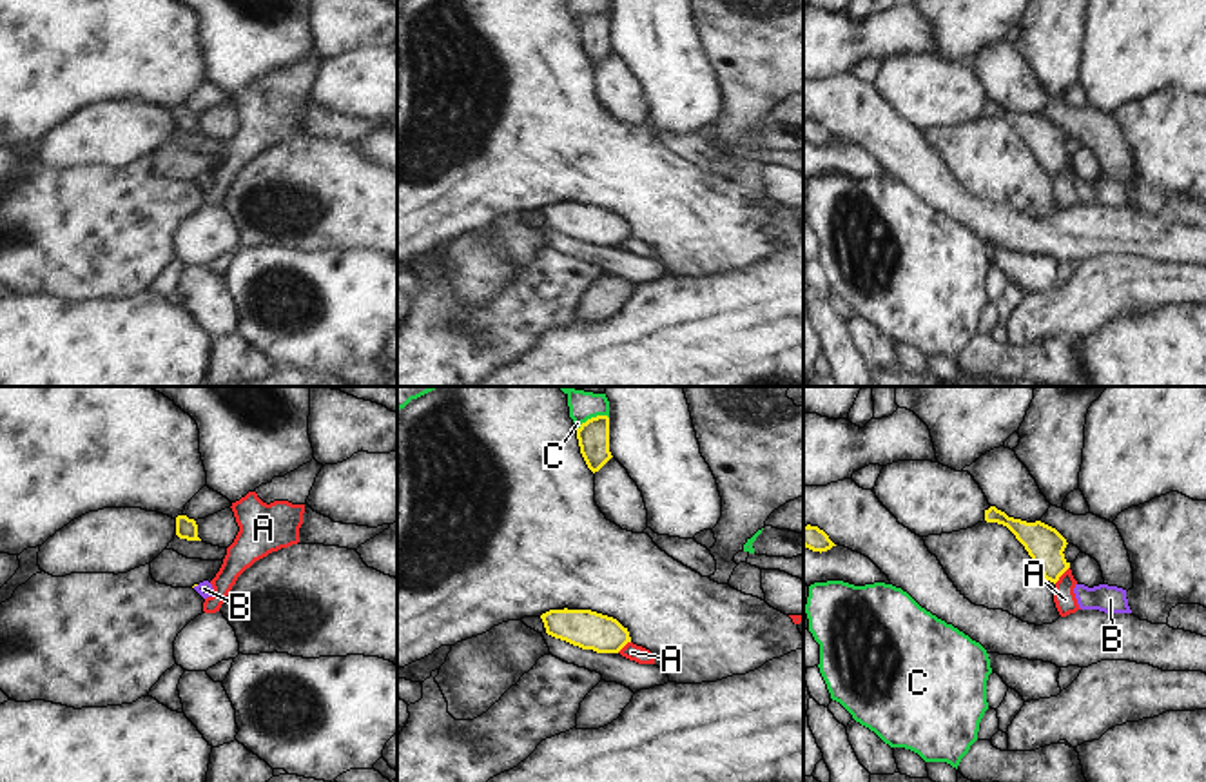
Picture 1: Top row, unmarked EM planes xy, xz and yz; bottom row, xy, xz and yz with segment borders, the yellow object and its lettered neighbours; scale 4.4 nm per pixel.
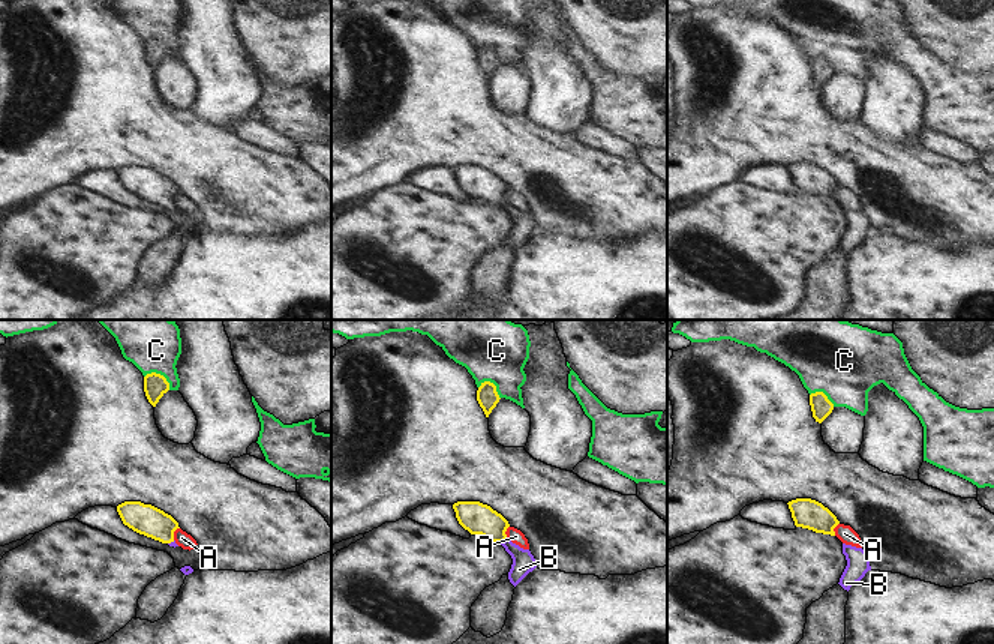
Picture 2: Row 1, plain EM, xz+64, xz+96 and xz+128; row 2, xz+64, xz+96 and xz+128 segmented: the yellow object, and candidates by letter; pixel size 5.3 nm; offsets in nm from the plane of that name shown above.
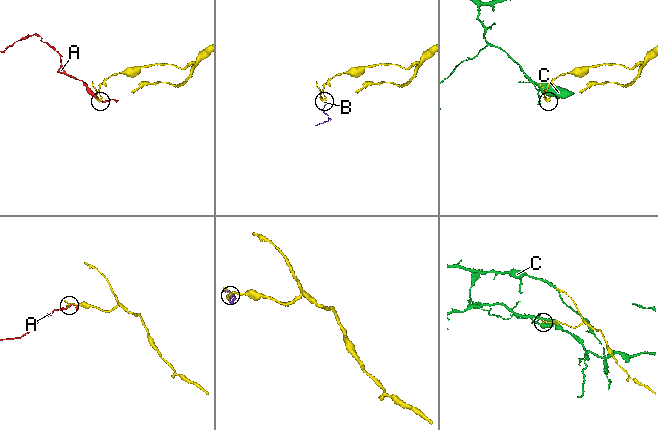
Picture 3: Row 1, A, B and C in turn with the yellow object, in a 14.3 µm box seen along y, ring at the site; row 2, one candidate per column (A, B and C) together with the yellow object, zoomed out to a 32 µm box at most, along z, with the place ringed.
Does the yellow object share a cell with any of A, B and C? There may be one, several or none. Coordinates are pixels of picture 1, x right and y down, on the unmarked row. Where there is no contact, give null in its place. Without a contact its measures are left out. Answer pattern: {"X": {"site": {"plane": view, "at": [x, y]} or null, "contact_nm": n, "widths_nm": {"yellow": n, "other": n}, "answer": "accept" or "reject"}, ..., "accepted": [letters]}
{"A": {"site": {"plane": "yz", "at": [1061, 167]}, "contact_nm": 100, "widths_nm": {"yellow": 170, "other": 100}, "answer": "reject"}, "B": {"site": {"plane": "xy", "at": [194, 178]}, "contact_nm": 30, "widths_nm": {"yellow": 20, "other": 70}, "answer": "accept"}, "C": {"site": {"plane": "xz", "at": [592, 11]}, "contact_nm": 160, "widths_nm": {"yellow": 140, "other": 80}, "answer": "reject"}, "accepted": ["B"]}

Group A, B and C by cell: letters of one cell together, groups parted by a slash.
A / B / C

